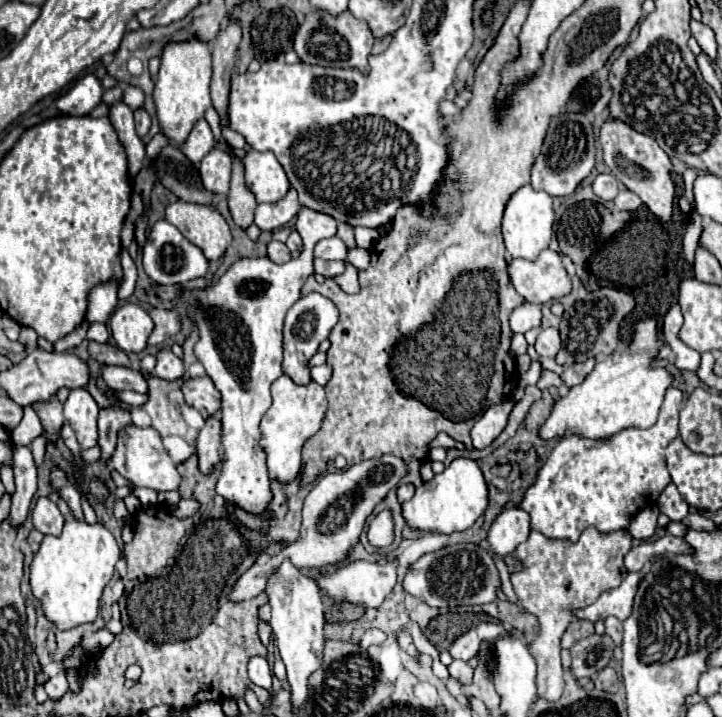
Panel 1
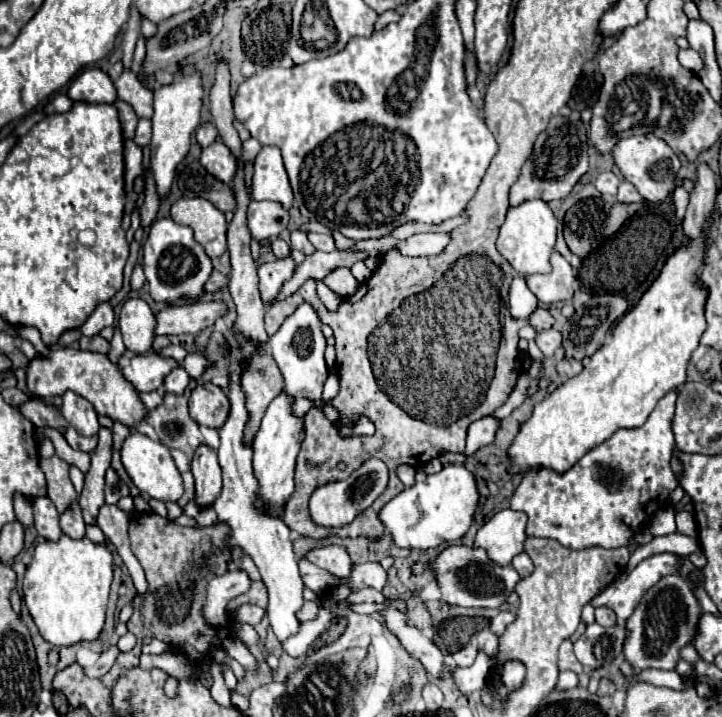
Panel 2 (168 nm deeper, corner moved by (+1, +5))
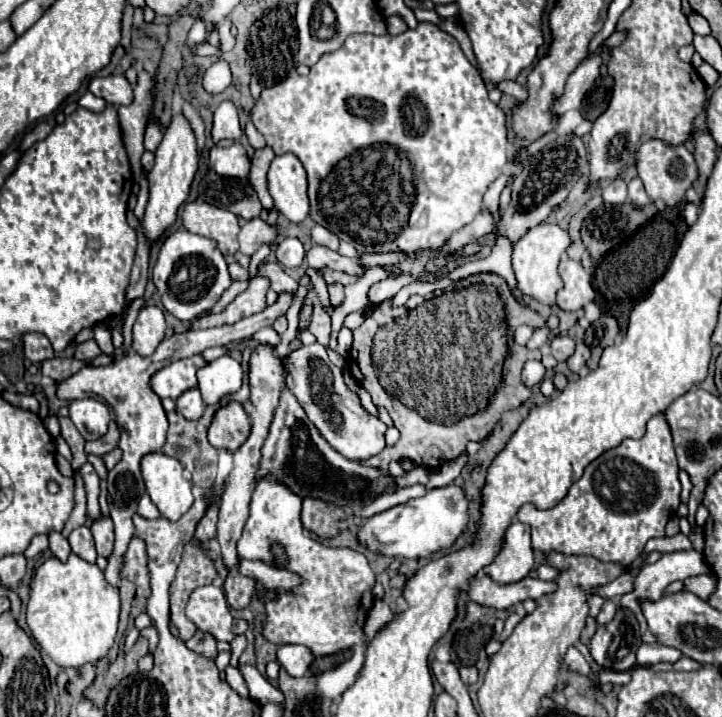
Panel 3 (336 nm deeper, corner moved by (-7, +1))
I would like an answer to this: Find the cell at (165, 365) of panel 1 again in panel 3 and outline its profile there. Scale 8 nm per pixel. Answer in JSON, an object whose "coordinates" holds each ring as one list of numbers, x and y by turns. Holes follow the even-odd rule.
{"coordinates":[[185,391,185,395,181,395,181,399,177,399,177,413,181,413,189,421,201,419,203,411,205,411,205,403,203,403,199,391]]}

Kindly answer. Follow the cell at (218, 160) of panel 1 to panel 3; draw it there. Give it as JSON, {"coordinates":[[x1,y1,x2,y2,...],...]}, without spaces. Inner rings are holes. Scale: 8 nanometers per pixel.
{"coordinates":[[235,141,231,147,211,149,211,167,217,171,217,175,247,177,251,169,251,161,247,157,245,147,239,141]]}

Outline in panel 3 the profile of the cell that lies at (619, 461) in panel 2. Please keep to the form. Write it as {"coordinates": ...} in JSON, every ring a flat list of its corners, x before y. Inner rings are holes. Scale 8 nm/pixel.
{"coordinates":[[655,415,653,419,649,419,647,433,641,439,625,439,619,447,609,449,601,457,591,461,583,477,569,487,567,497,559,505,541,511,527,503,519,509,517,519,531,527,533,549,545,555,551,551,563,555,591,555,605,563,621,563,623,567,629,567,641,557,641,551,649,539,665,535,665,525,679,507,679,493,679,467,673,451,671,431,665,423,665,417]]}

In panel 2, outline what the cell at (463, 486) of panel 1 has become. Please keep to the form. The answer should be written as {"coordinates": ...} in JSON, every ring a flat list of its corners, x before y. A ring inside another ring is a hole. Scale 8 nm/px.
{"coordinates":[[445,465,435,475,417,479,413,487,403,489,379,513,385,529,393,535,397,547,429,549,441,541,461,539,473,523,473,513,479,505,479,493,473,473,465,465]]}

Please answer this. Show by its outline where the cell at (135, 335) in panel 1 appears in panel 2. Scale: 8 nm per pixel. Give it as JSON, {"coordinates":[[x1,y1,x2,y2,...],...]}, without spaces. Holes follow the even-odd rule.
{"coordinates":[[127,299,119,313,119,329,125,347,137,355,147,353,153,343,155,315,143,299]]}

